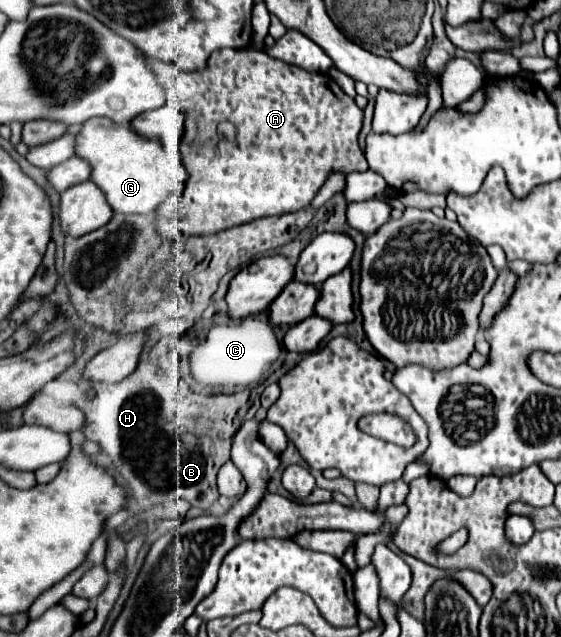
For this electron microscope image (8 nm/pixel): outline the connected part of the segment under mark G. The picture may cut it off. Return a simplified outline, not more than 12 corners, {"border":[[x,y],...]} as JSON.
{"border":[[87,119],[75,155],[115,213],[149,215],[187,179],[159,141]]}

